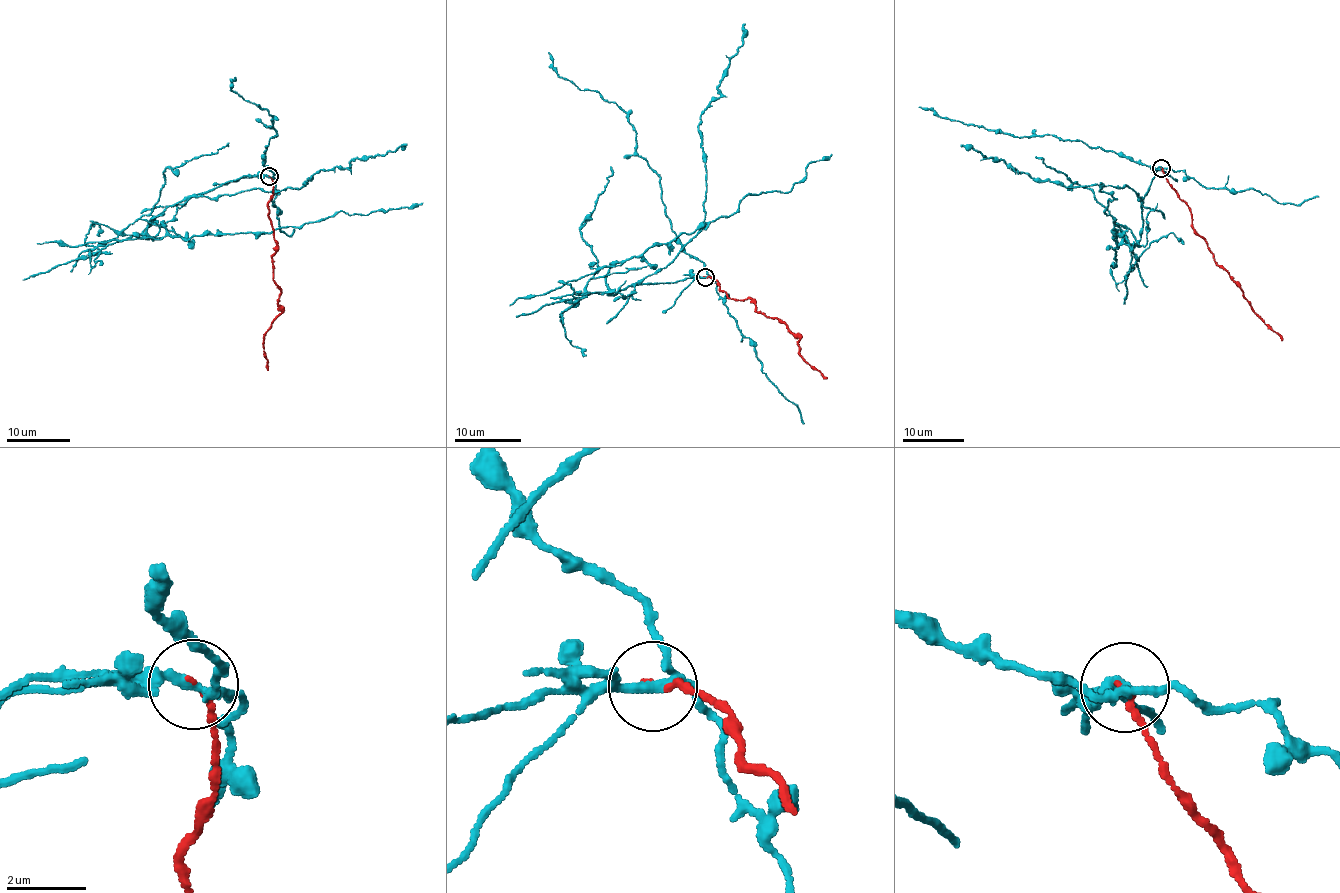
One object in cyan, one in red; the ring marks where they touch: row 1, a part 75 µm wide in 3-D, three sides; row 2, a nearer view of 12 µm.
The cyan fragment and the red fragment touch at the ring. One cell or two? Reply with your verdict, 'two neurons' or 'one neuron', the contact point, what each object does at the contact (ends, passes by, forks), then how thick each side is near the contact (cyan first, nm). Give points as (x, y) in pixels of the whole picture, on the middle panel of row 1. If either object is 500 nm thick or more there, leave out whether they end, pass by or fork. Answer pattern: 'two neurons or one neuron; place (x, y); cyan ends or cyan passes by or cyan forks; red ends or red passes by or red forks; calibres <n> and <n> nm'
two neurons; place (705, 277); cyan forks; red ends; calibres 180 and 120 nm

